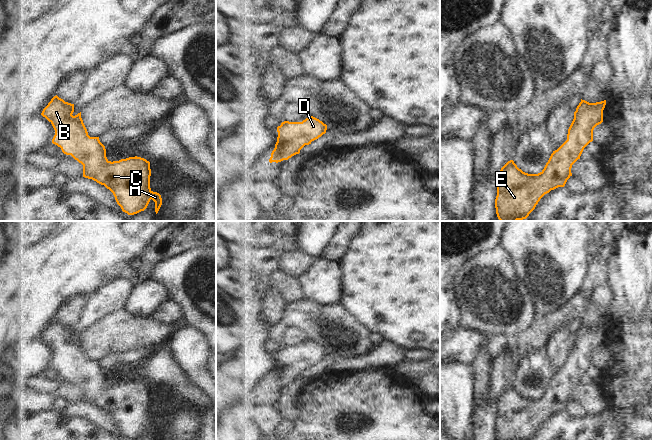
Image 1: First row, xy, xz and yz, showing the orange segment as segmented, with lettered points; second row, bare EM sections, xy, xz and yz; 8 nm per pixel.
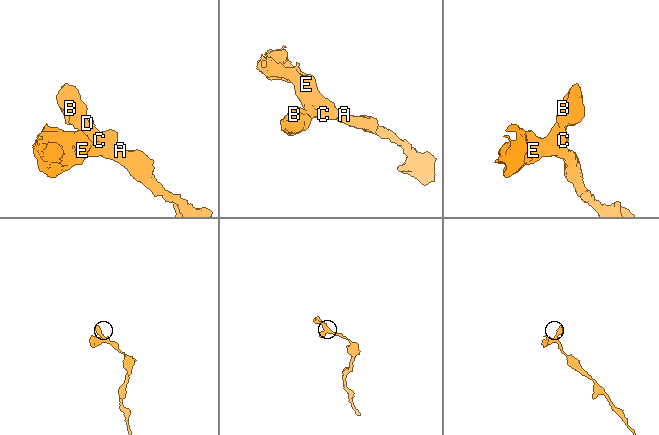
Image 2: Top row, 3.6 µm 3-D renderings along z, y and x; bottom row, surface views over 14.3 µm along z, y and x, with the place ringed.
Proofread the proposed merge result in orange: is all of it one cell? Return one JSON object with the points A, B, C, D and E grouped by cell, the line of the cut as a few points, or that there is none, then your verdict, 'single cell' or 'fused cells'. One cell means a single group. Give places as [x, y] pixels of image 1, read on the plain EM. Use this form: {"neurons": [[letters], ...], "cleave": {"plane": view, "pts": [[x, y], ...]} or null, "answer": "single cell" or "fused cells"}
{"neurons": [["A", "B", "C", "D", "E"]], "cleave": null, "answer": "single cell"}

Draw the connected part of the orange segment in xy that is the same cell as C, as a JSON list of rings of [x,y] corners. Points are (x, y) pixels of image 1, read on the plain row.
[[[57,319],[43,333],[41,339],[53,350],[55,359],[52,367],[61,372],[66,379],[71,379],[83,389],[83,401],[92,403],[109,413],[122,435],[128,439],[134,439],[144,435],[150,424],[155,426],[155,436],[158,437],[162,422],[157,416],[150,412],[150,386],[141,381],[129,381],[119,385],[109,385],[106,381],[105,370],[99,361],[90,361],[81,342],[81,336],[73,340],[74,328],[65,326]]]

